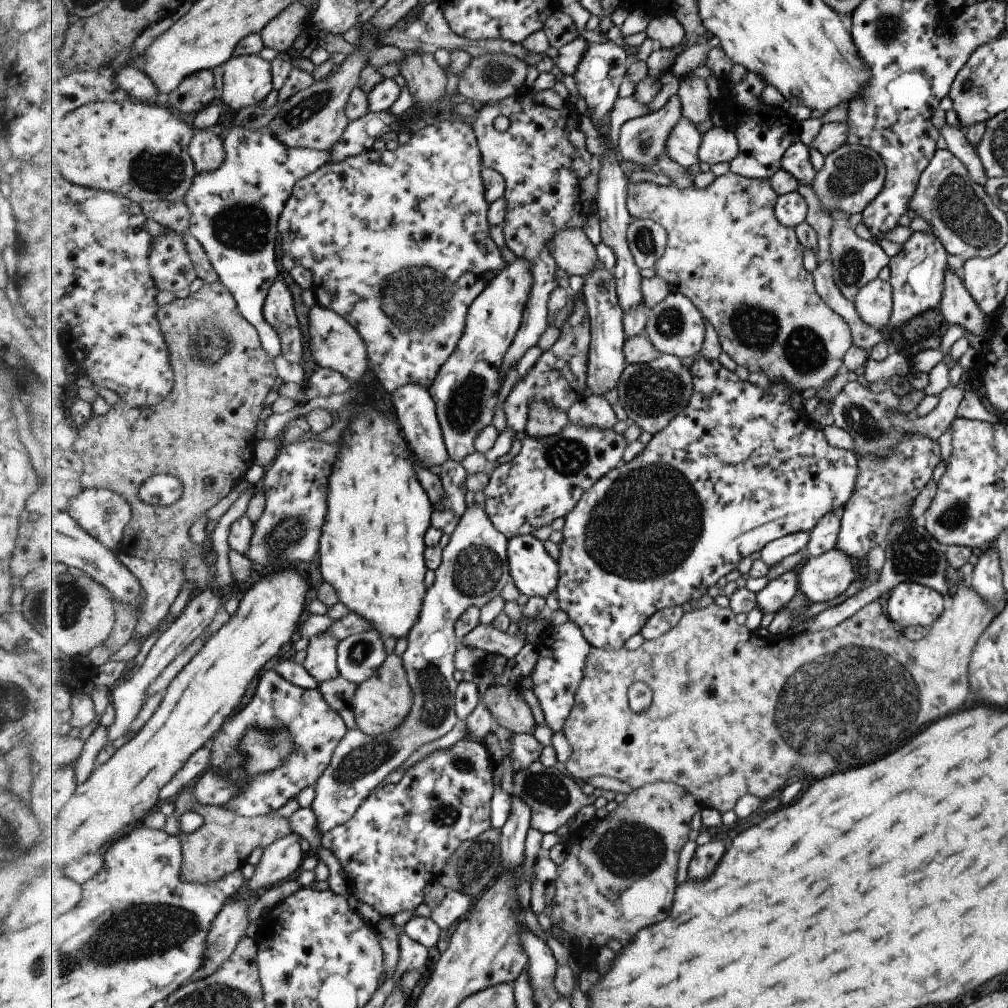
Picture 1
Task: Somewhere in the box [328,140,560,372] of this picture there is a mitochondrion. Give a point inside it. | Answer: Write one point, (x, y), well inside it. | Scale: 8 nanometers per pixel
(419, 299)

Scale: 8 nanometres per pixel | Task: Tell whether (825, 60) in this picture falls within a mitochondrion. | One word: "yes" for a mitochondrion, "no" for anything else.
no

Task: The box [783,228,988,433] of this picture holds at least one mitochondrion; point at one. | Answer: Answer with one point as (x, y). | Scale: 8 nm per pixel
(850, 266)

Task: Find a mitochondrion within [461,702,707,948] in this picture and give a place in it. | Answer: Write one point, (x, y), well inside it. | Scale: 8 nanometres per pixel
(629, 850)

